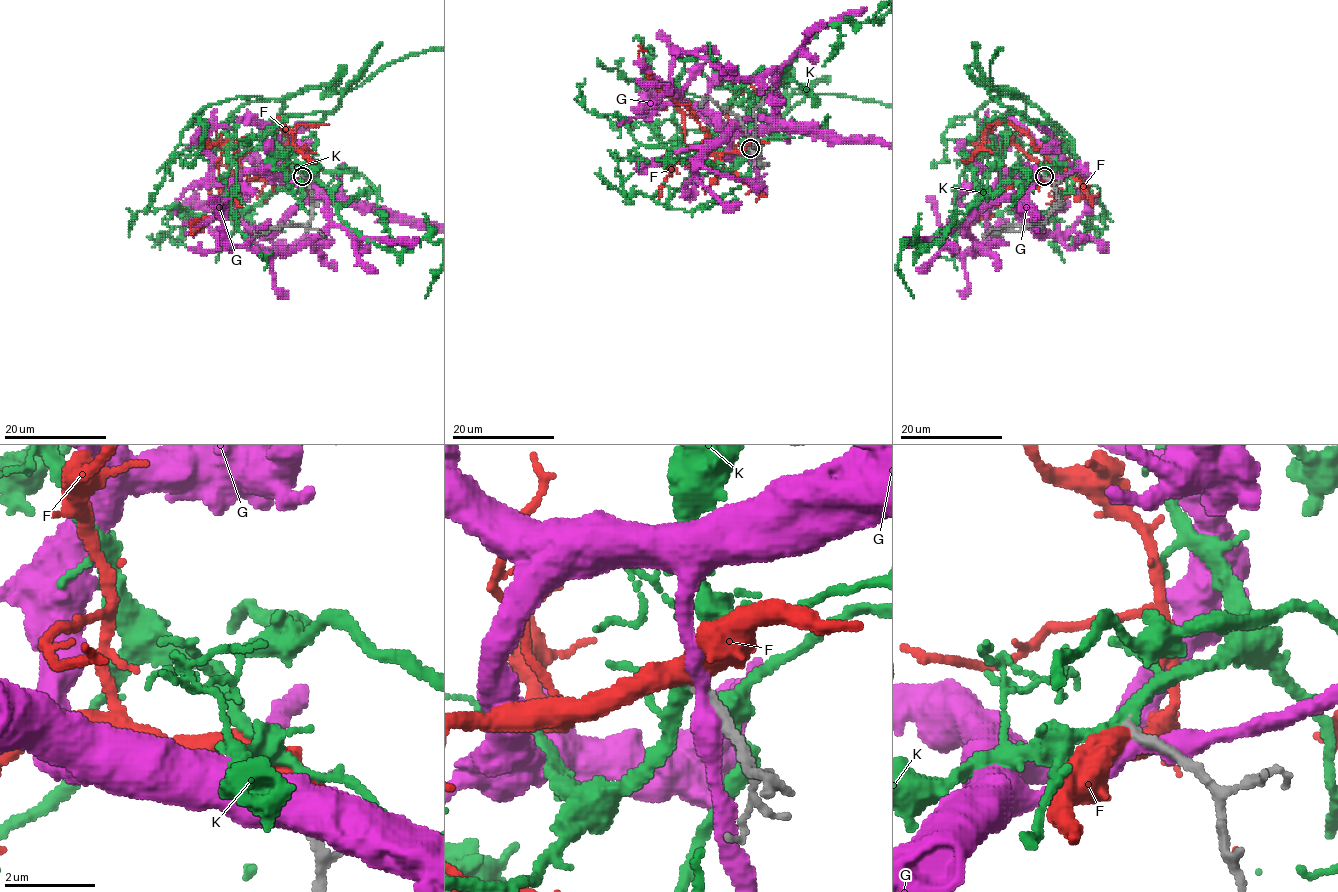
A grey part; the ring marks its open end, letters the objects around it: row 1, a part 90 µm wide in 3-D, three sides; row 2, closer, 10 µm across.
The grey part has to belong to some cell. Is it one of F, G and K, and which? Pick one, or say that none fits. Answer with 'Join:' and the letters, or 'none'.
Join: K

